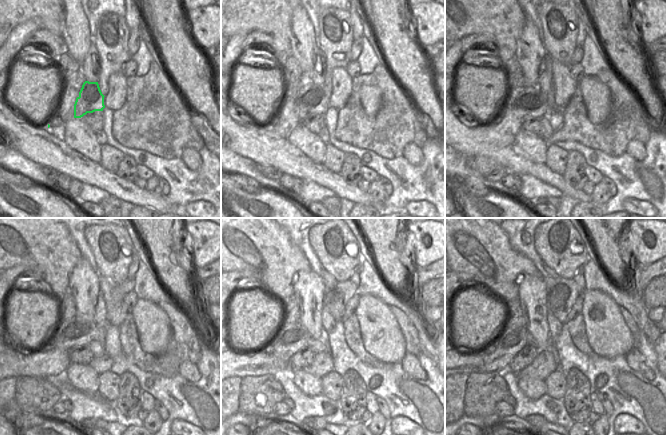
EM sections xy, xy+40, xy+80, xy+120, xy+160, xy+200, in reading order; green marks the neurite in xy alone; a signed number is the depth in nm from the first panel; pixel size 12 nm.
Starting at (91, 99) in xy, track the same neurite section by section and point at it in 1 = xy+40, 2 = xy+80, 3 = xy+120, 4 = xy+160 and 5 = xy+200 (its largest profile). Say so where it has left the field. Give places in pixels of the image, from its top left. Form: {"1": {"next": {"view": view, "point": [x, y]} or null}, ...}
{"1": {"next": {"view": "xy+40", "point": [314, 102]}}, "2": {"next": {"view": "xy+80", "point": [535, 105]}}, "3": {"next": {"view": "xy+120", "point": [79, 333]}}, "4": {"next": {"view": "xy+160", "point": [277, 349]}}, "5": {"next": {"view": "xy+200", "point": [500, 354]}}}

